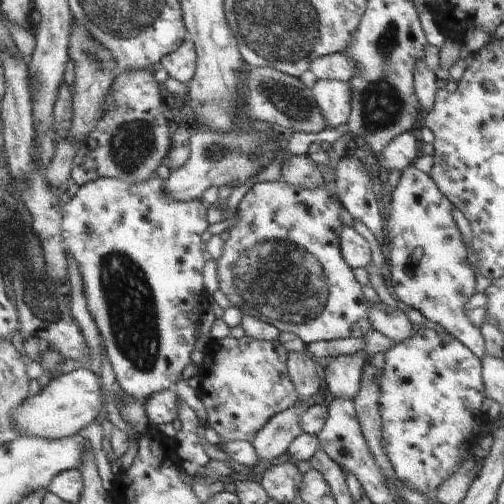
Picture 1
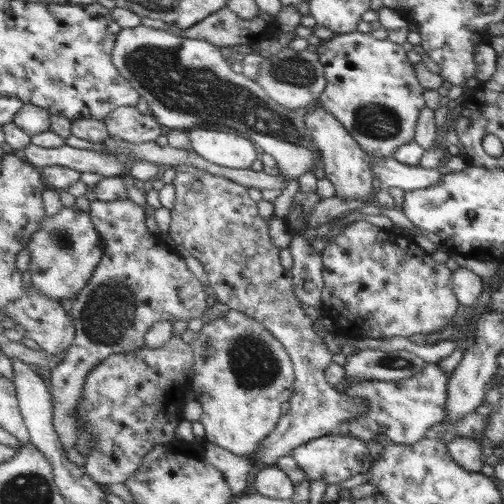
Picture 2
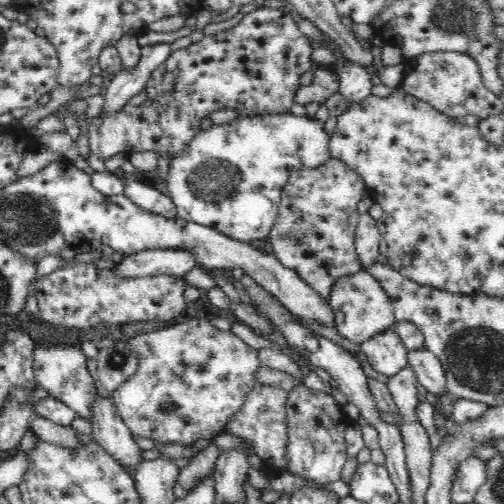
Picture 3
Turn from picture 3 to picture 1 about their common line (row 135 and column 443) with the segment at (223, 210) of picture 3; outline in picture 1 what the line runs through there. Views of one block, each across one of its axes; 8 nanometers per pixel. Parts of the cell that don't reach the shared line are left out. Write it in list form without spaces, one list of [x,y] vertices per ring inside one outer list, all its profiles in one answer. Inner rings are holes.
[[[415,166],[407,168],[403,172],[401,182],[397,184],[395,192],[391,194],[391,210],[389,210],[389,222],[387,222],[387,244],[389,244],[389,256],[391,256],[391,282],[393,290],[399,296],[399,300],[421,312],[427,320],[441,324],[445,334],[453,336],[459,344],[465,344],[479,360],[483,356],[483,340],[479,330],[469,324],[469,320],[463,316],[463,304],[467,298],[473,296],[473,274],[465,264],[465,248],[459,242],[459,232],[449,216],[451,204],[441,196],[441,190],[433,182],[433,178]]]

